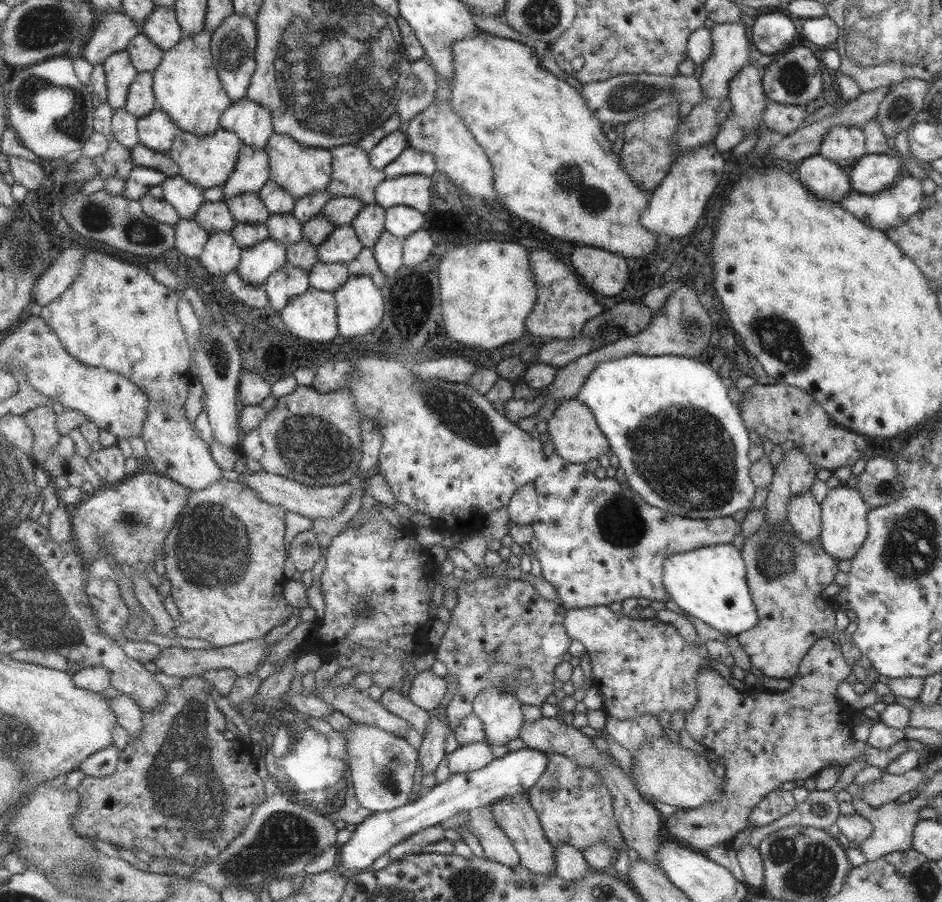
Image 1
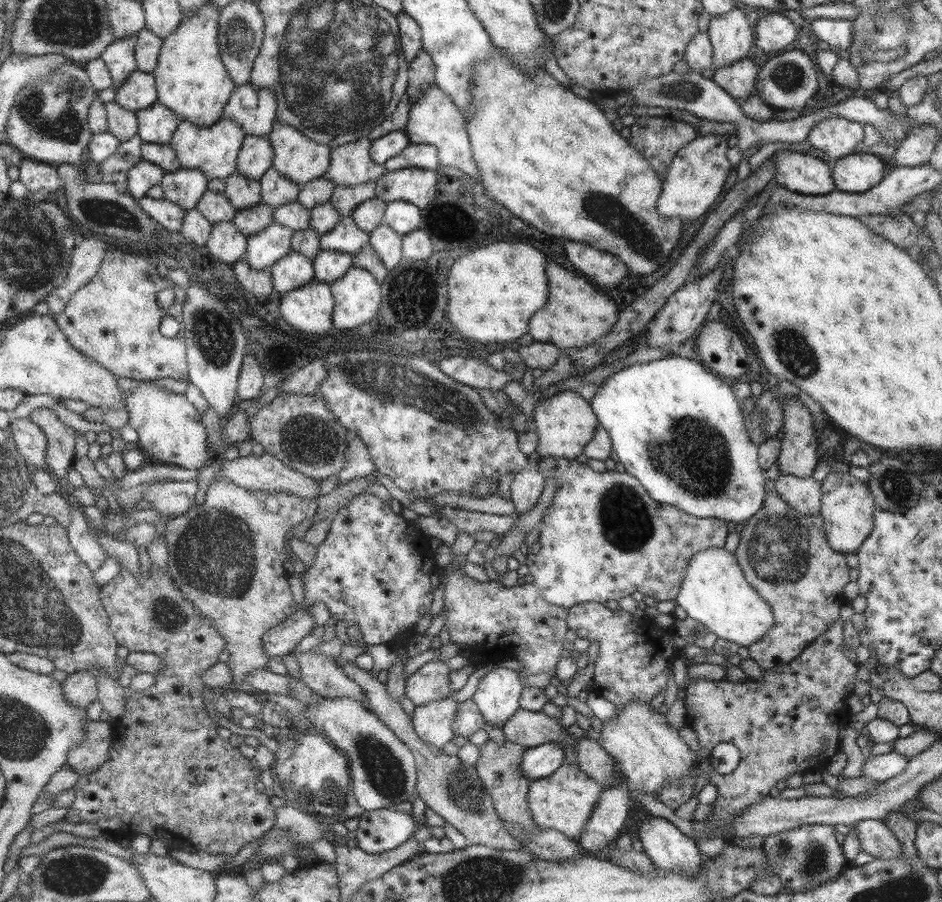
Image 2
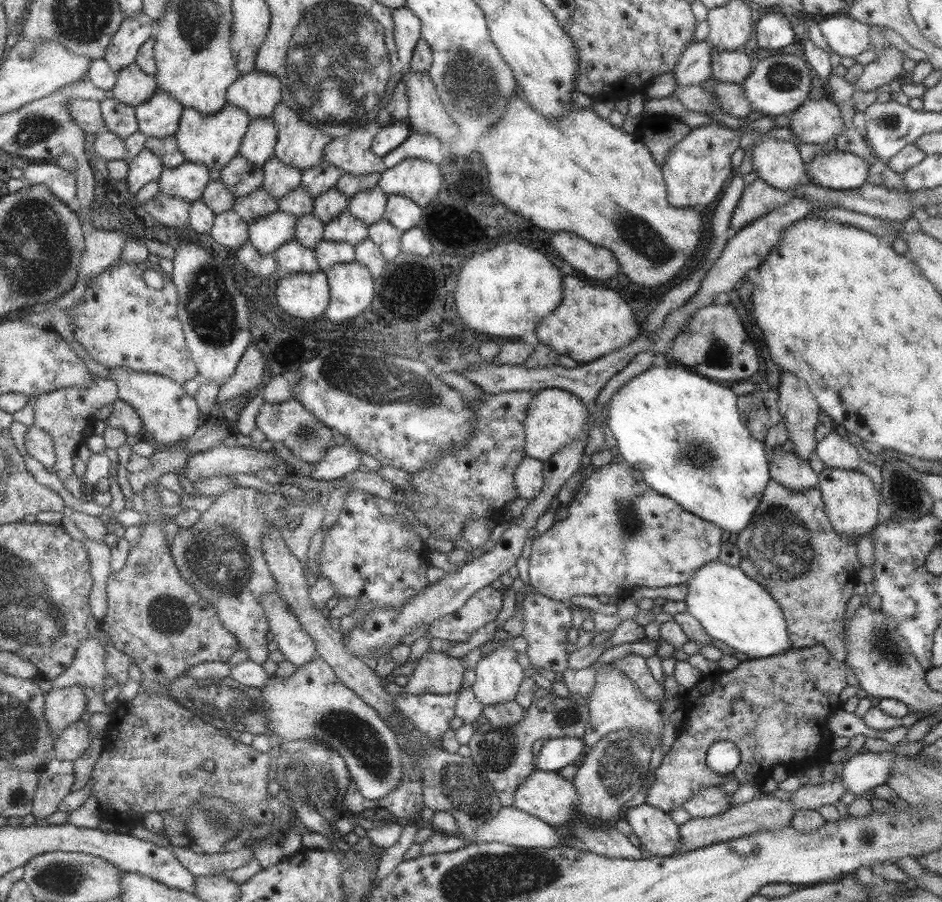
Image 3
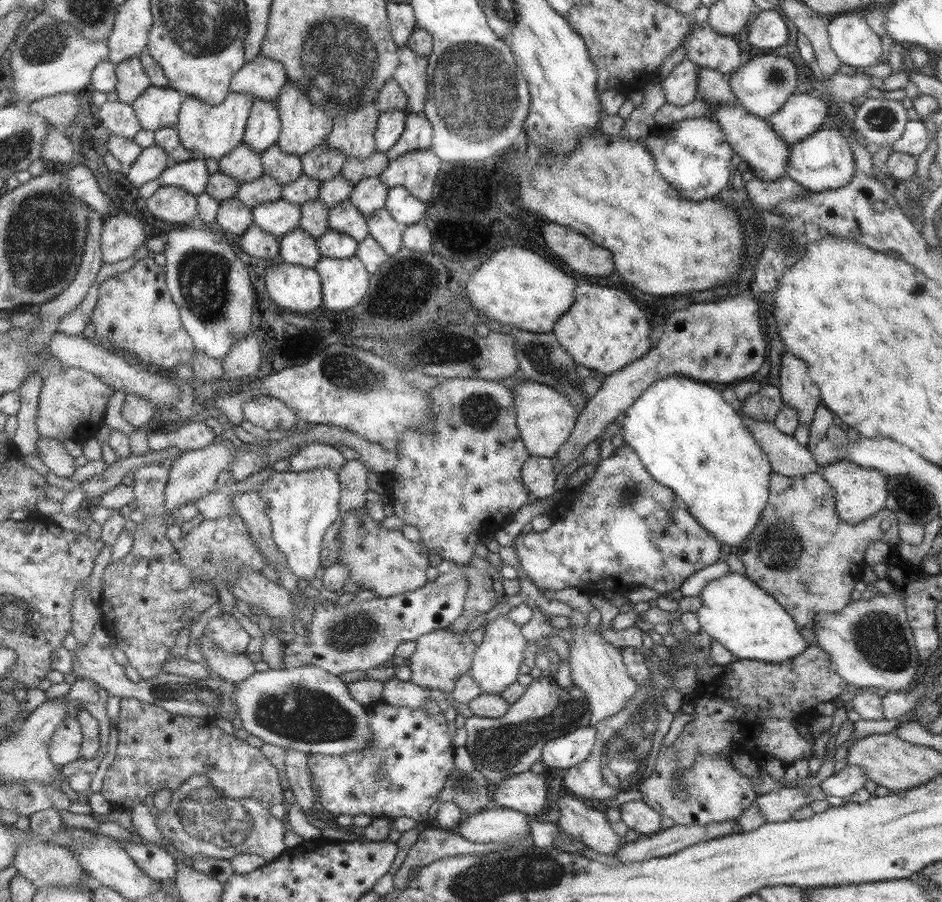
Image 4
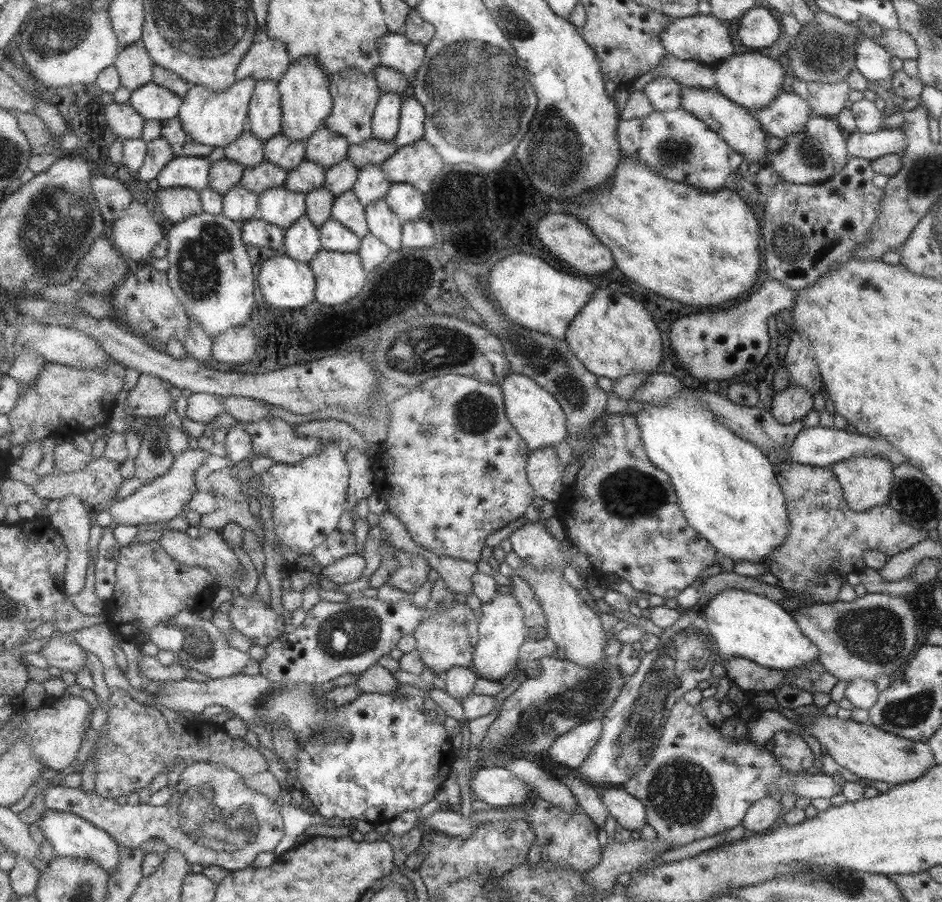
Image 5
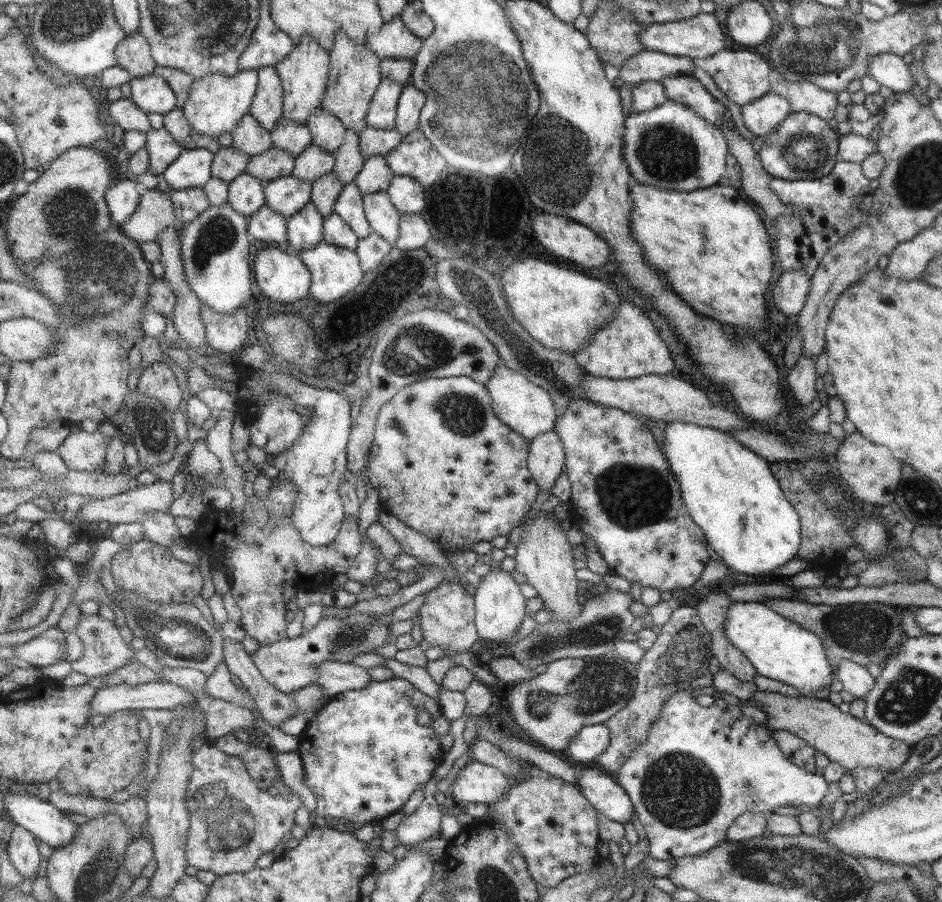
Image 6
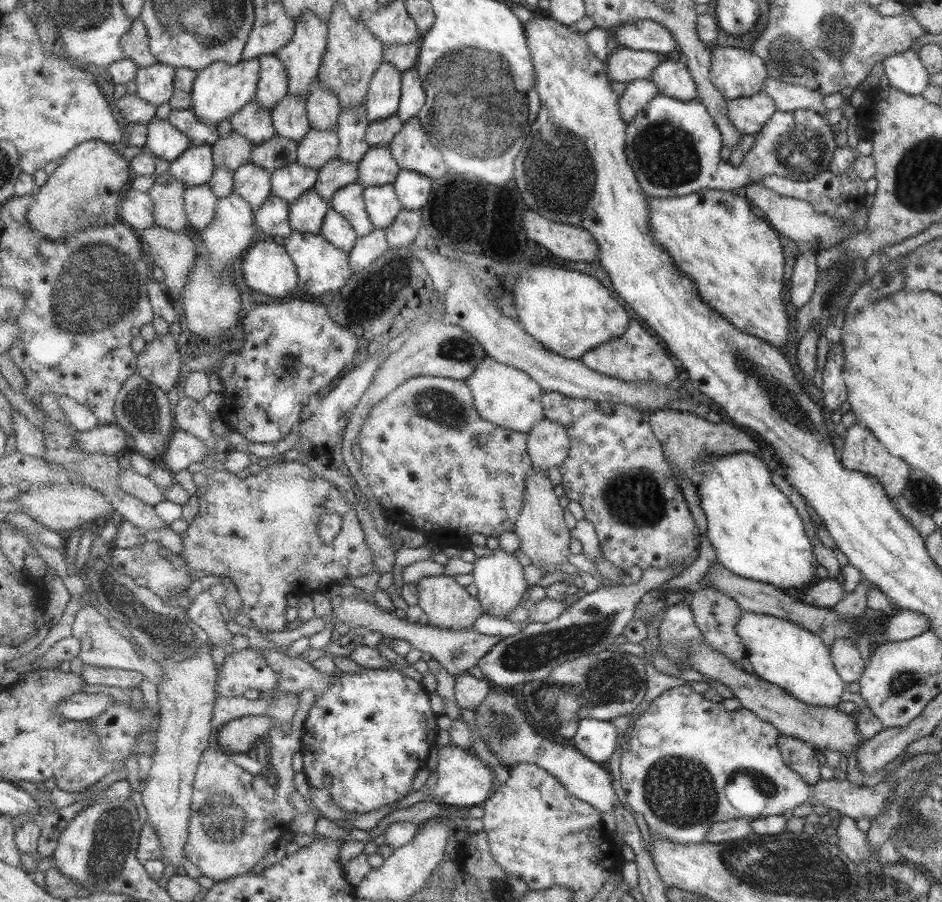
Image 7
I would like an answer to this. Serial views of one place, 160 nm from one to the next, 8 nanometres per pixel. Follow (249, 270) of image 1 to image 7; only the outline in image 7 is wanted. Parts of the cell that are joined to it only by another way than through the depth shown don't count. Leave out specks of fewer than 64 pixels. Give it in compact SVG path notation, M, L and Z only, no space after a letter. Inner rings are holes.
M298 162L283 166L272 173L273 194L293 205L301 195L314 189L319 179L320 170L305 168Z

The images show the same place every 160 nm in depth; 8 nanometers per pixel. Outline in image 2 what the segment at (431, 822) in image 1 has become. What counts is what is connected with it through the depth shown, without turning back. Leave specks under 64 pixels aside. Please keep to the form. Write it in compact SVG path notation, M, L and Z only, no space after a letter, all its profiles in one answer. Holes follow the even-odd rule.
M543 743L525 750L519 768L523 776L532 781L549 777L562 766L563 760L563 750L557 743ZM392 809L365 811L359 814L357 847L369 854L395 850L415 830L411 814Z

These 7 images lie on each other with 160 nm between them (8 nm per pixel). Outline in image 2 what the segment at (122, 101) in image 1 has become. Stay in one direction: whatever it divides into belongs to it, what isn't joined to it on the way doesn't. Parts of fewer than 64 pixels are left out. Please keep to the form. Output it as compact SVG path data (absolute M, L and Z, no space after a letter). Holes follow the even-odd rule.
M138 35L123 37L111 43L102 54L110 68L114 88L117 90L138 68L136 48L138 45Z

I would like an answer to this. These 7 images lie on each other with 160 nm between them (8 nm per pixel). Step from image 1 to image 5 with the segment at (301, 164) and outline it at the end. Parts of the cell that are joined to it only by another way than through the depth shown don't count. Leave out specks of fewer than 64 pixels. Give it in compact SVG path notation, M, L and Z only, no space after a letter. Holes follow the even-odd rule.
M313 55L292 62L278 80L278 89L282 94L282 133L293 142L307 141L325 125L334 107L334 95L331 94L330 80L322 62Z

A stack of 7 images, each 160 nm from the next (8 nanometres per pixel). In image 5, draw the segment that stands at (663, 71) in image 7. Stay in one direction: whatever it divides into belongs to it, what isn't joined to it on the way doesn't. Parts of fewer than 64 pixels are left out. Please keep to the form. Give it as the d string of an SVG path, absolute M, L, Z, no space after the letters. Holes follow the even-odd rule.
M681 87L679 98L681 109L694 115L695 118L702 119L712 131L715 131L715 134L719 135L719 138L723 138L723 142L731 146L731 150L735 150L735 153L741 155L748 164L757 163L760 167L767 166L765 142L767 134L759 126L752 112L739 106L738 103L731 102L731 99L719 94L715 89Z

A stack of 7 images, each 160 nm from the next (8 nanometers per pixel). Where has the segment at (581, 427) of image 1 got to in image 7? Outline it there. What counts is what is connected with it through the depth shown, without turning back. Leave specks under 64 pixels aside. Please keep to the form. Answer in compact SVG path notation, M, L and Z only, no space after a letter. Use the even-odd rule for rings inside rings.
M483 355L463 381L470 387L477 413L495 426L527 434L545 417L545 412L542 410L543 390L530 375L513 366Z

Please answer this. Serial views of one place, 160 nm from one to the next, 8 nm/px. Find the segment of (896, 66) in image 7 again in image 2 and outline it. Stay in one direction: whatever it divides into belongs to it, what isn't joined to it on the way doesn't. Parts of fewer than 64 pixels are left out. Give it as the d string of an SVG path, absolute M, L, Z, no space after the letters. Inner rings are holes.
M826 18L811 19L812 32L818 40L823 40L832 49L845 50L851 46L853 25L851 21Z

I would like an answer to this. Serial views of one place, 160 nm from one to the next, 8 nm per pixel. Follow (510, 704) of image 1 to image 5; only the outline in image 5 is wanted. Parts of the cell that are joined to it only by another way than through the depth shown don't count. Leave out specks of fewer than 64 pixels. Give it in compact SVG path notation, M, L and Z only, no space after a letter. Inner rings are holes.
M496 590L493 598L489 602L480 604L481 616L478 617L477 628L477 645L473 650L472 662L476 674L479 675L483 681L499 682L505 675L505 672L517 662L517 650L523 646L523 612L513 596L513 593L501 593Z

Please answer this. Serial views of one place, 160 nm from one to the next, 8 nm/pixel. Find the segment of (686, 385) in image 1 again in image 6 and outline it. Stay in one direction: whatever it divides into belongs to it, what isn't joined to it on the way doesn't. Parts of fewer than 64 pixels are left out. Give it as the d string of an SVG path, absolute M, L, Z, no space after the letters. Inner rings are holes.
M690 423L664 424L663 454L671 463L671 470L678 478L682 498L690 517L702 528L705 541L719 556L724 565L740 574L749 576L773 576L775 568L789 562L800 548L799 520L797 512L787 498L783 498L778 479L769 472L765 459L754 451L747 450L741 442L725 431L697 427Z

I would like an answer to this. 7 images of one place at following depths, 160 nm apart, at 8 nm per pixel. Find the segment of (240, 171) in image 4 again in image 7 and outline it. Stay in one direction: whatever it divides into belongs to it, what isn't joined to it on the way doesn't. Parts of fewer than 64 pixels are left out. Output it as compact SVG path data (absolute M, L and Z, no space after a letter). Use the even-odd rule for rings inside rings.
M253 100L238 113L233 114L231 118L233 130L245 136L255 146L265 144L276 136L272 111L259 101Z

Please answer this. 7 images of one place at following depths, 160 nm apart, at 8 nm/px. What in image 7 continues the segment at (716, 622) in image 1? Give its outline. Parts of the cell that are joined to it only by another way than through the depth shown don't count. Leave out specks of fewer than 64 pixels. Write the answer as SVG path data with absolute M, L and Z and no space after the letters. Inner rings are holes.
M748 610L742 611L741 620L735 626L735 634L742 638L746 658L759 679L781 688L787 695L807 705L837 707L845 684L835 674L830 650L818 635L811 634L795 623Z

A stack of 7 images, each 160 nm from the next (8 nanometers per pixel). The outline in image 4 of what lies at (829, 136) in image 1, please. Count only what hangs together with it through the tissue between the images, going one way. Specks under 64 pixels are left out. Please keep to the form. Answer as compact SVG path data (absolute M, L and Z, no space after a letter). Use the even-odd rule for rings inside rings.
M805 93L790 94L777 113L767 120L785 143L794 145L827 122L828 104L821 97Z

